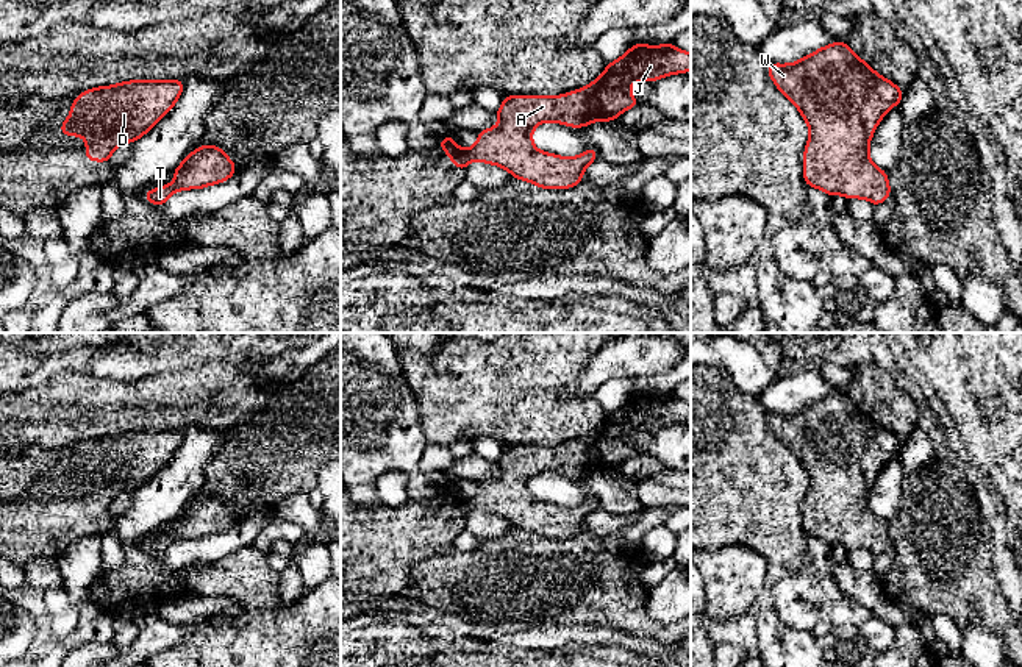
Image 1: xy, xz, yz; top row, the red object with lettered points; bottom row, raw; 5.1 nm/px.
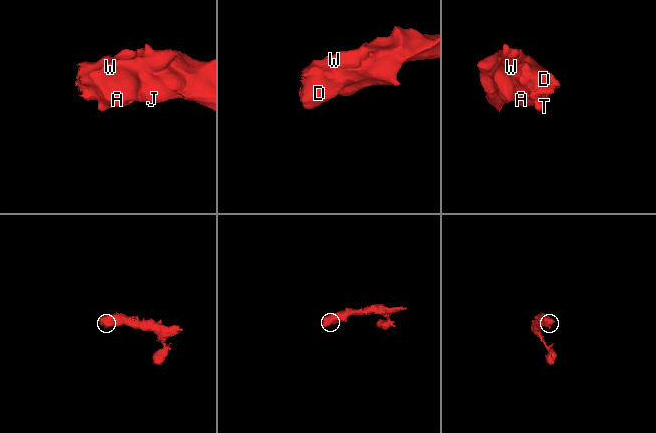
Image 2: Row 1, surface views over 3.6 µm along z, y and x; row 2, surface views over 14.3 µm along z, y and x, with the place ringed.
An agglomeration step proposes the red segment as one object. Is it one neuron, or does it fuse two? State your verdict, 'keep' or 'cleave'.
keep

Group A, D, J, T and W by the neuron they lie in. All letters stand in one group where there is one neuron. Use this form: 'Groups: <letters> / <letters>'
Groups: A D J T W

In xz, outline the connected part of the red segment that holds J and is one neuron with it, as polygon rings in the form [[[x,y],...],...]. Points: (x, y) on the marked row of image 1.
[[[636,44],[617,61],[608,62],[605,72],[591,84],[556,97],[505,95],[495,111],[497,127],[478,131],[472,148],[459,148],[445,136],[444,148],[450,162],[461,172],[472,161],[506,169],[514,178],[530,181],[542,189],[570,189],[581,183],[584,169],[599,158],[595,148],[575,158],[539,152],[531,139],[533,130],[544,122],[558,122],[572,128],[588,127],[597,120],[616,123],[616,117],[639,102],[630,94],[636,81],[655,81],[691,70],[691,53],[666,45]]]

